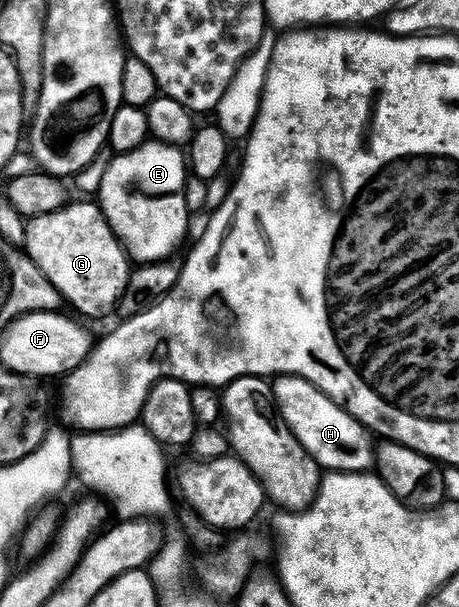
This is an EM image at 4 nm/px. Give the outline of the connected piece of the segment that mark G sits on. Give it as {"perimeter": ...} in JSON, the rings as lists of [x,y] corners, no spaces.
{"perimeter":[[[96,202],[77,203],[74,207],[66,205],[55,213],[28,220],[24,250],[33,264],[47,277],[47,281],[51,281],[62,300],[66,304],[69,302],[78,311],[78,316],[86,315],[89,319],[101,319],[112,311],[114,314],[129,288],[131,260]]]}

